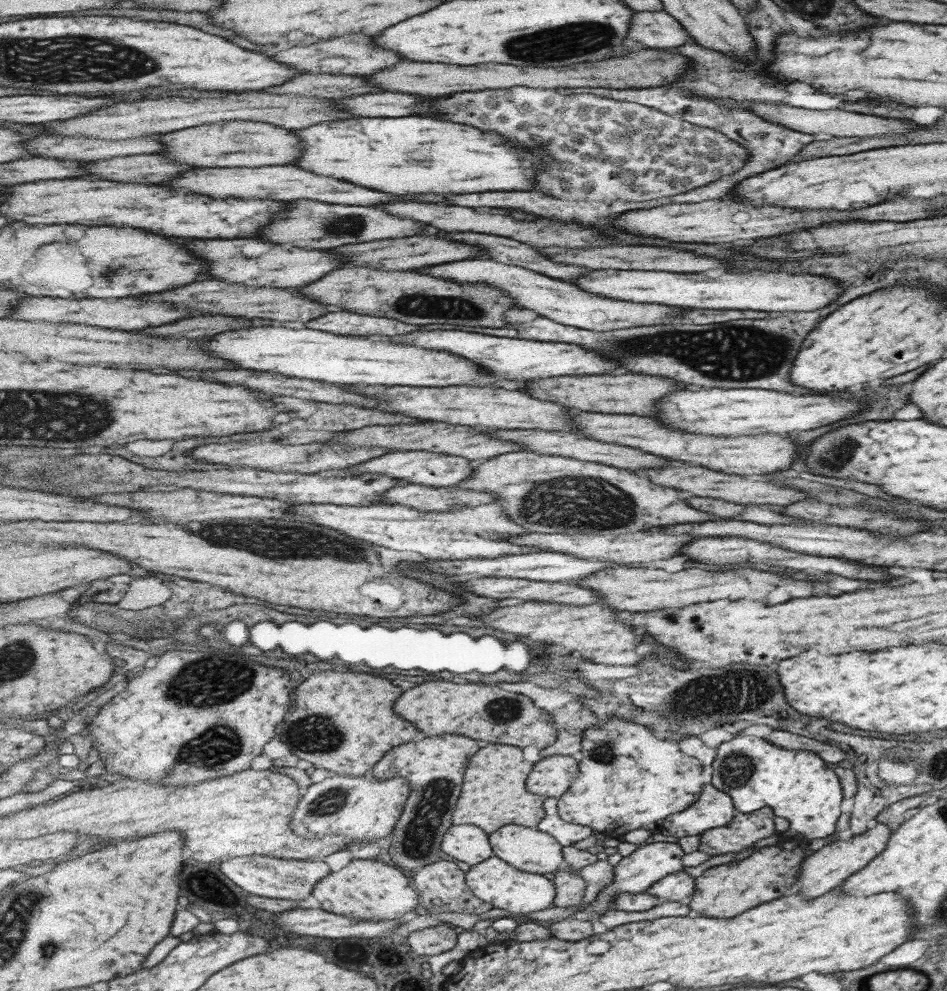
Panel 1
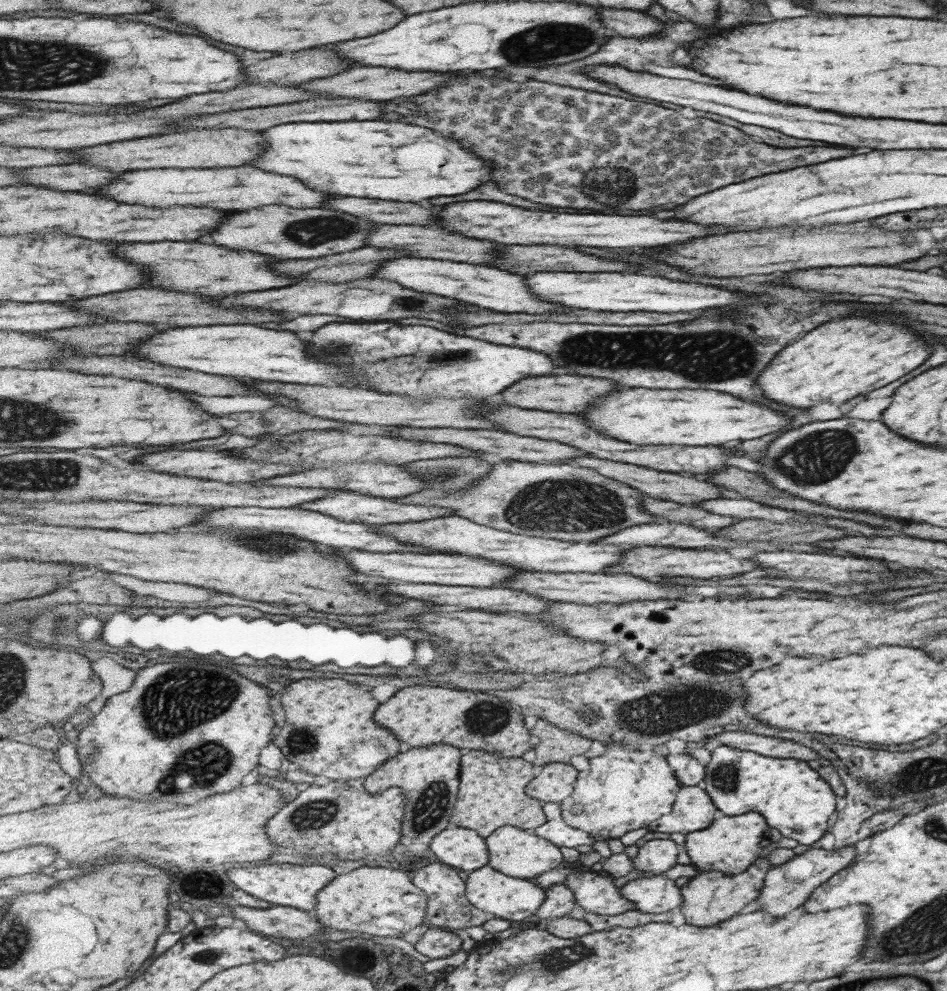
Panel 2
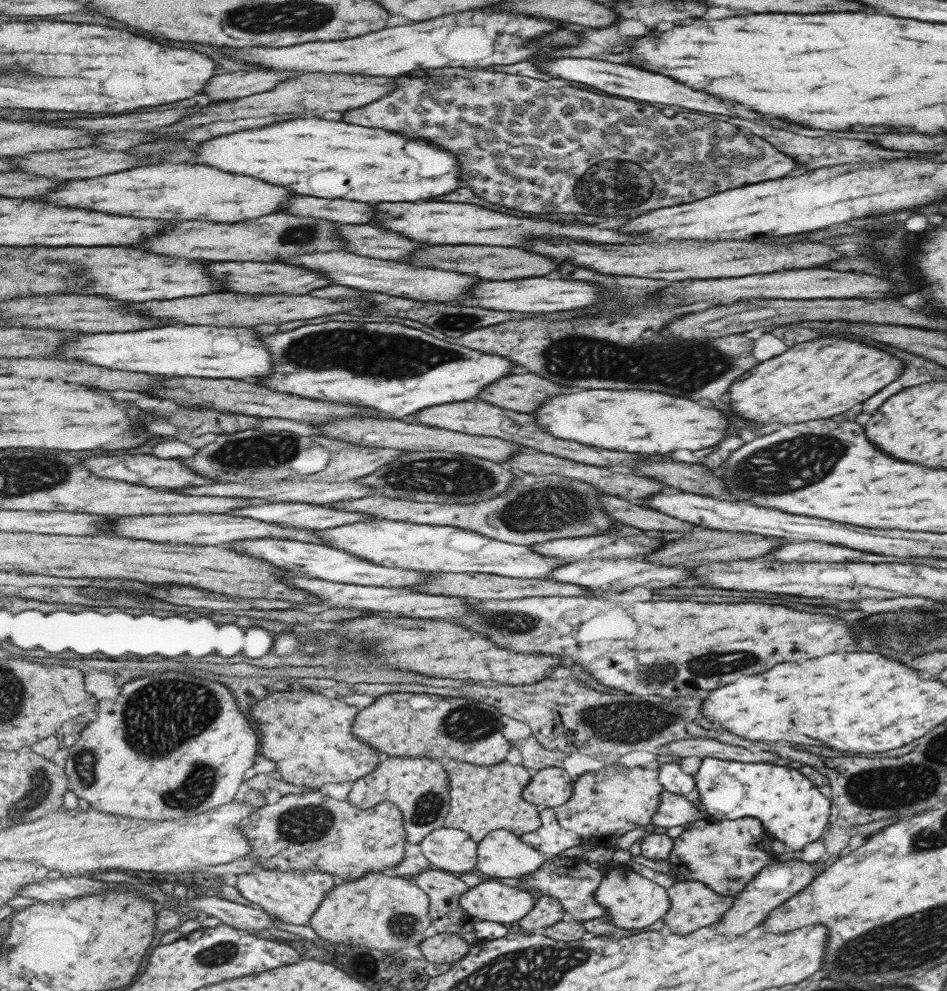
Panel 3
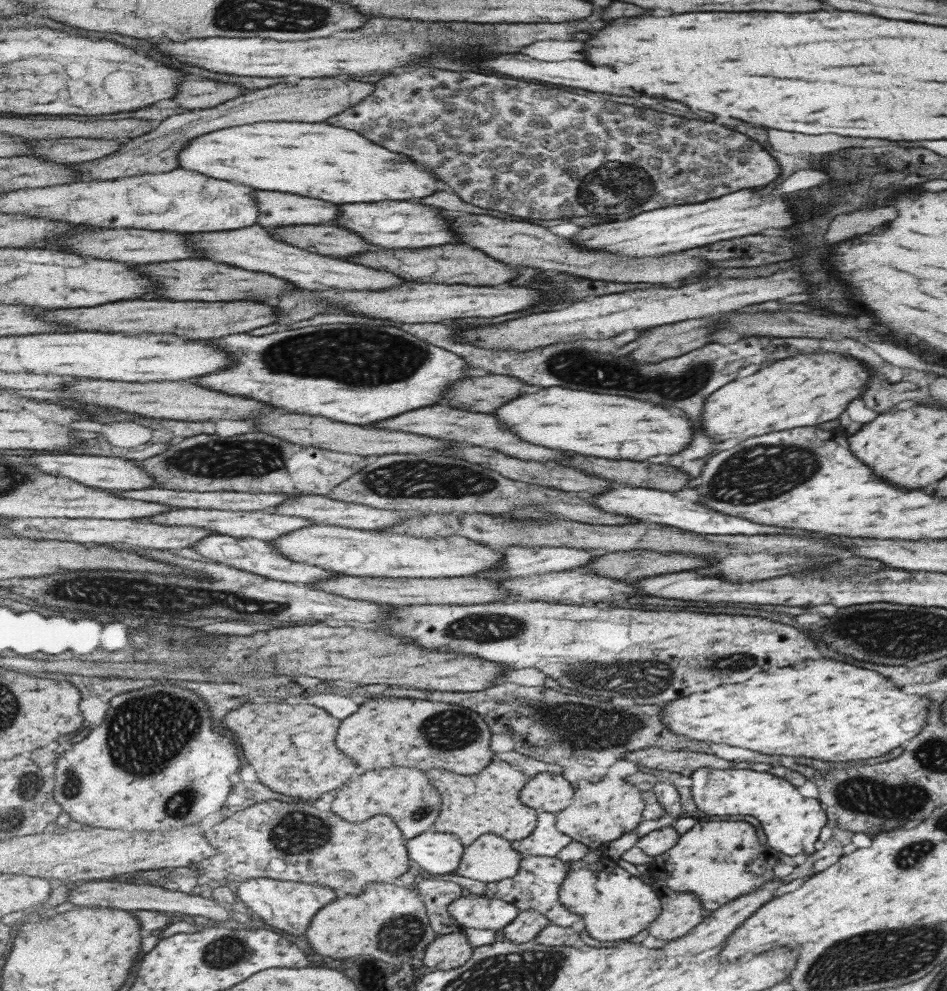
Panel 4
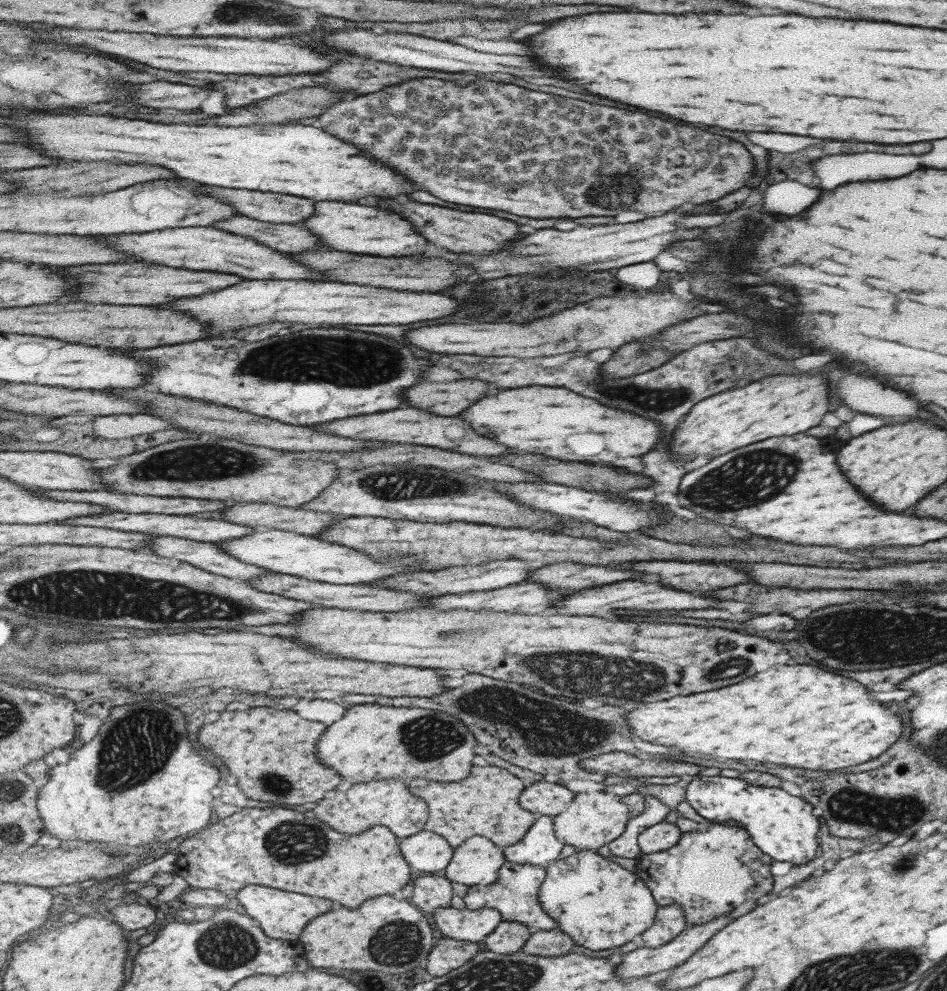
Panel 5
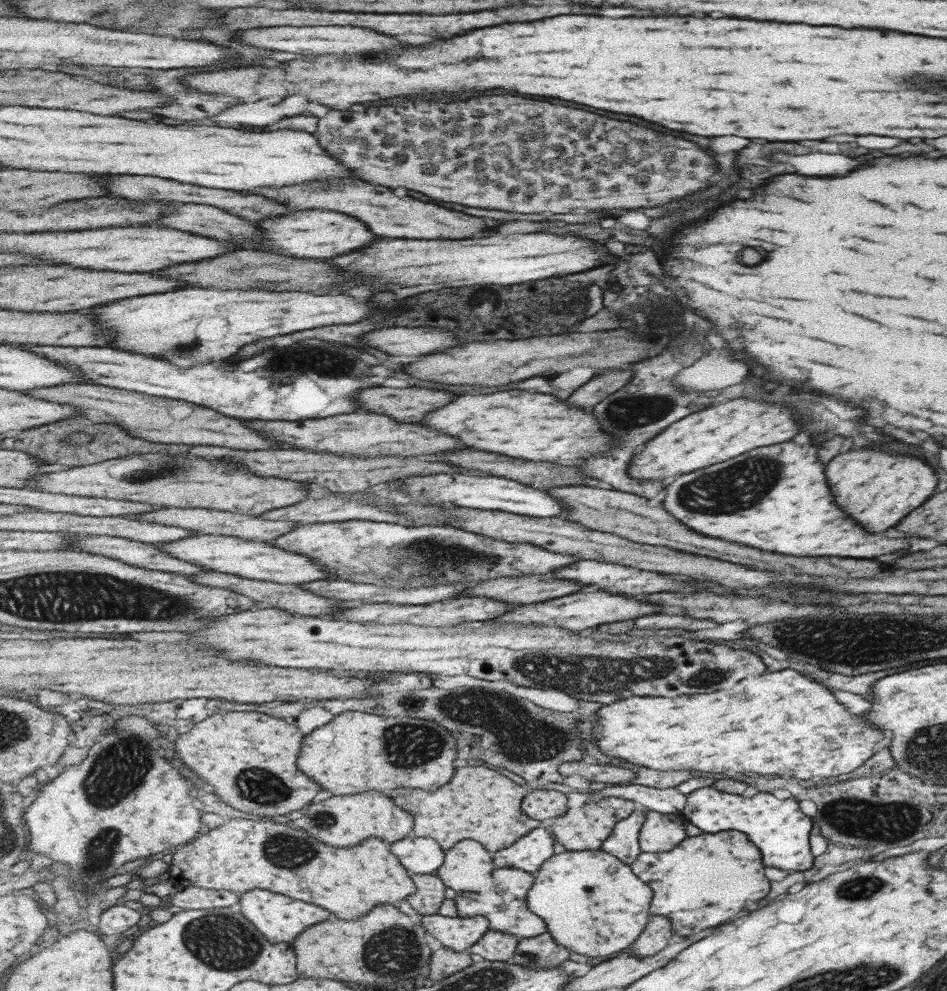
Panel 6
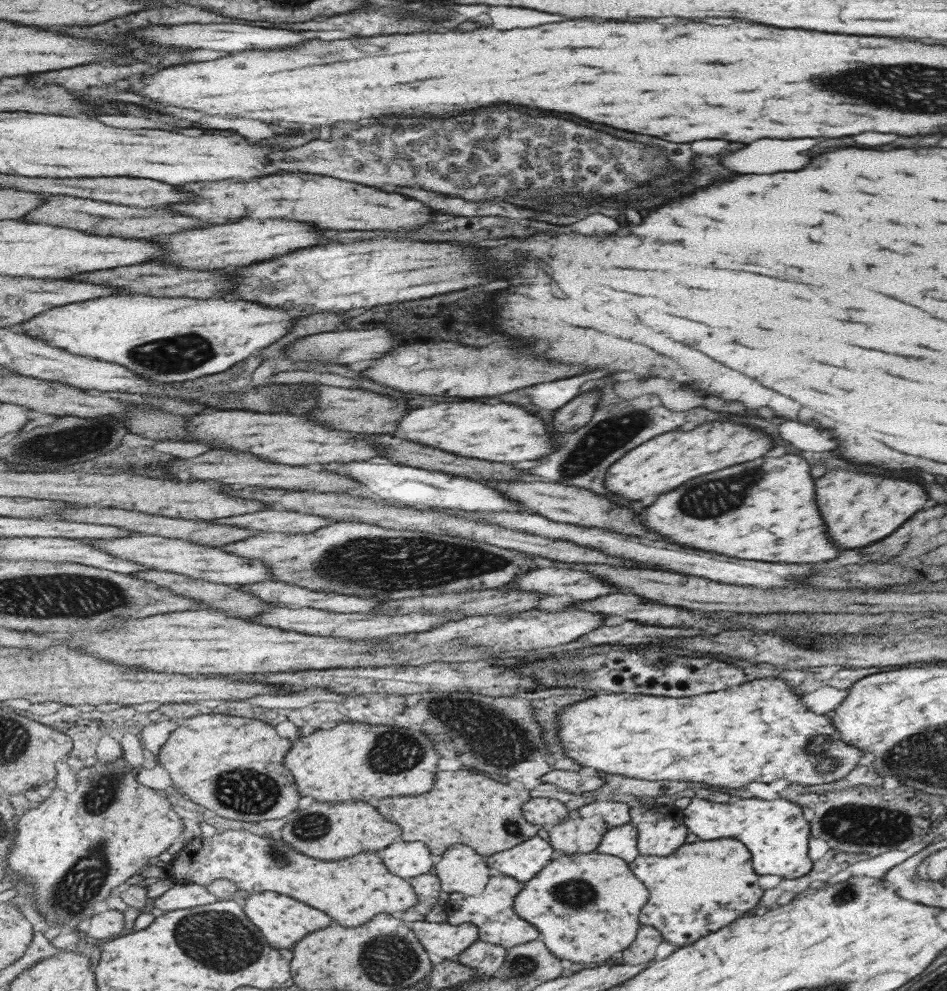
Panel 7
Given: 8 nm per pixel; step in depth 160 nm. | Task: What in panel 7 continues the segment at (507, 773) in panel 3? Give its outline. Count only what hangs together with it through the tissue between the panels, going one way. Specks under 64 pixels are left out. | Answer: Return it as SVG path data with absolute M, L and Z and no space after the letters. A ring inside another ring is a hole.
M468 769L439 772L435 790L423 796L391 796L376 801L375 805L387 819L402 826L401 840L425 842L437 859L459 842L473 846L479 854L488 858L527 842L537 836L540 828L548 829L526 819L523 805L532 799L529 791L526 788L515 790L508 783L501 784L482 772Z

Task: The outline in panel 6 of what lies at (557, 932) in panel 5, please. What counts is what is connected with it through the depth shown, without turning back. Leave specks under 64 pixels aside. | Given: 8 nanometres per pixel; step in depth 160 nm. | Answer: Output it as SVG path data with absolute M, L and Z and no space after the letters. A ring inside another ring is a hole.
M550 932L535 938L523 938L518 946L518 953L510 960L521 966L541 970L559 966L571 958L571 951L555 942Z

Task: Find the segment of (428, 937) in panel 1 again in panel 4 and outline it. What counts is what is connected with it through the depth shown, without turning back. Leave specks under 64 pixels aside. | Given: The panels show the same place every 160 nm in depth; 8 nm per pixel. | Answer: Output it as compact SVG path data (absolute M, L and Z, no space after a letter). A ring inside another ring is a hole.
M464 932L439 935L423 953L423 963L431 971L453 970L470 960L474 948Z

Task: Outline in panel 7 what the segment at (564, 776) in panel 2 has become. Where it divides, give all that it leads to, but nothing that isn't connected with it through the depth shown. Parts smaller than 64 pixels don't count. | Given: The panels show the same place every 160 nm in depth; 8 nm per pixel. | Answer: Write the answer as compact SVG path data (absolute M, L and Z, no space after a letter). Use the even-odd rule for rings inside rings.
M536 797L523 805L526 819L540 826L547 826L548 829L555 825L565 822L570 815L565 803L553 798Z

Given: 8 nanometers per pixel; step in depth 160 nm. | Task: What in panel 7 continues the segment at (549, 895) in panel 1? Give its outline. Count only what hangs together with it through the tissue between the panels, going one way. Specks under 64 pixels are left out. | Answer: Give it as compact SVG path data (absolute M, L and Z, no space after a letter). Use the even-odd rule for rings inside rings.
M415 921L412 927L427 951L444 960L458 958L480 940L479 927L473 923L455 926L448 922Z

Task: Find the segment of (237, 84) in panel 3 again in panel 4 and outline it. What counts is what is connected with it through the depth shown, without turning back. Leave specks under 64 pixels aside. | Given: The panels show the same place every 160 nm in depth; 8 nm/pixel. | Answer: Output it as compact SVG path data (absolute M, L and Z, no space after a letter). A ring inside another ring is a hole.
M187 80L179 86L179 94L175 100L183 108L211 108L219 106L225 100L237 98L243 94L243 88L233 84L223 84L215 80Z

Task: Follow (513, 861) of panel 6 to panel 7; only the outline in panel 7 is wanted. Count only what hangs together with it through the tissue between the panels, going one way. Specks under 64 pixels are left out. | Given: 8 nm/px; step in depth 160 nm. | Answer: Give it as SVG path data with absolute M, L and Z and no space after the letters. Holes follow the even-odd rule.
M539 836L486 858L492 871L529 882L556 858L554 845Z

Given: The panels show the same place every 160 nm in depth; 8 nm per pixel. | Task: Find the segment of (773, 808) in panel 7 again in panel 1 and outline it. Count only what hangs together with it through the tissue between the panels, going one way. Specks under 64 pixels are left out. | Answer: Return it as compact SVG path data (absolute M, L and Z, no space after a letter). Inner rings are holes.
M735 736L715 748L710 764L710 784L731 797L739 813L769 807L774 816L786 818L788 828L781 834L807 840L825 838L833 833L840 812L841 787L832 766L807 750L785 750L755 736Z

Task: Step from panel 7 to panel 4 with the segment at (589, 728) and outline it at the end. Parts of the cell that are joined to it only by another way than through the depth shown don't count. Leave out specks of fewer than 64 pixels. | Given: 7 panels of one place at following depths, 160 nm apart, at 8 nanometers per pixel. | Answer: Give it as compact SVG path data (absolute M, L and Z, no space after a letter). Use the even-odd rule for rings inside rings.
M819 658L785 668L771 668L761 674L753 674L741 684L716 686L709 692L693 693L661 705L660 722L682 741L695 739L775 756L803 756L825 762L845 762L875 758L889 750L900 750L903 743L913 738L925 724L925 710L930 709L930 698L903 694L873 670Z

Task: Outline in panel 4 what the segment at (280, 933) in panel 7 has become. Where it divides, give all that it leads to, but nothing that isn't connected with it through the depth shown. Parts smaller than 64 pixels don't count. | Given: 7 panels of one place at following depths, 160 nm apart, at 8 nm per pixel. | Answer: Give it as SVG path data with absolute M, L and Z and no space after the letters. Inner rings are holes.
M254 878L242 882L238 888L238 897L249 908L250 914L256 914L259 919L280 933L291 936L306 934L315 914L327 904L337 900L337 892L331 888L313 886L307 882L291 882L273 878Z

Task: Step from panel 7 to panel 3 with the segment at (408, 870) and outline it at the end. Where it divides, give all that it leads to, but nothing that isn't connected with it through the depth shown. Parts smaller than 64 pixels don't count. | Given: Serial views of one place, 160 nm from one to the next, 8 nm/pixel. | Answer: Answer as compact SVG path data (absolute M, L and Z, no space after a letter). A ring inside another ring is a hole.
M443 826L421 841L420 848L435 869L458 875L476 873L478 842L465 830Z

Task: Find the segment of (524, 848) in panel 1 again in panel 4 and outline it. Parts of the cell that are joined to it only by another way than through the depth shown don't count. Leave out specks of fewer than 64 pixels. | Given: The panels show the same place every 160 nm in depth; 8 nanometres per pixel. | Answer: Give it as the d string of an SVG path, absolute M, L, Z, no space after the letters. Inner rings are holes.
M484 834L466 847L462 864L455 873L485 883L499 882L517 876L524 858L510 839Z

